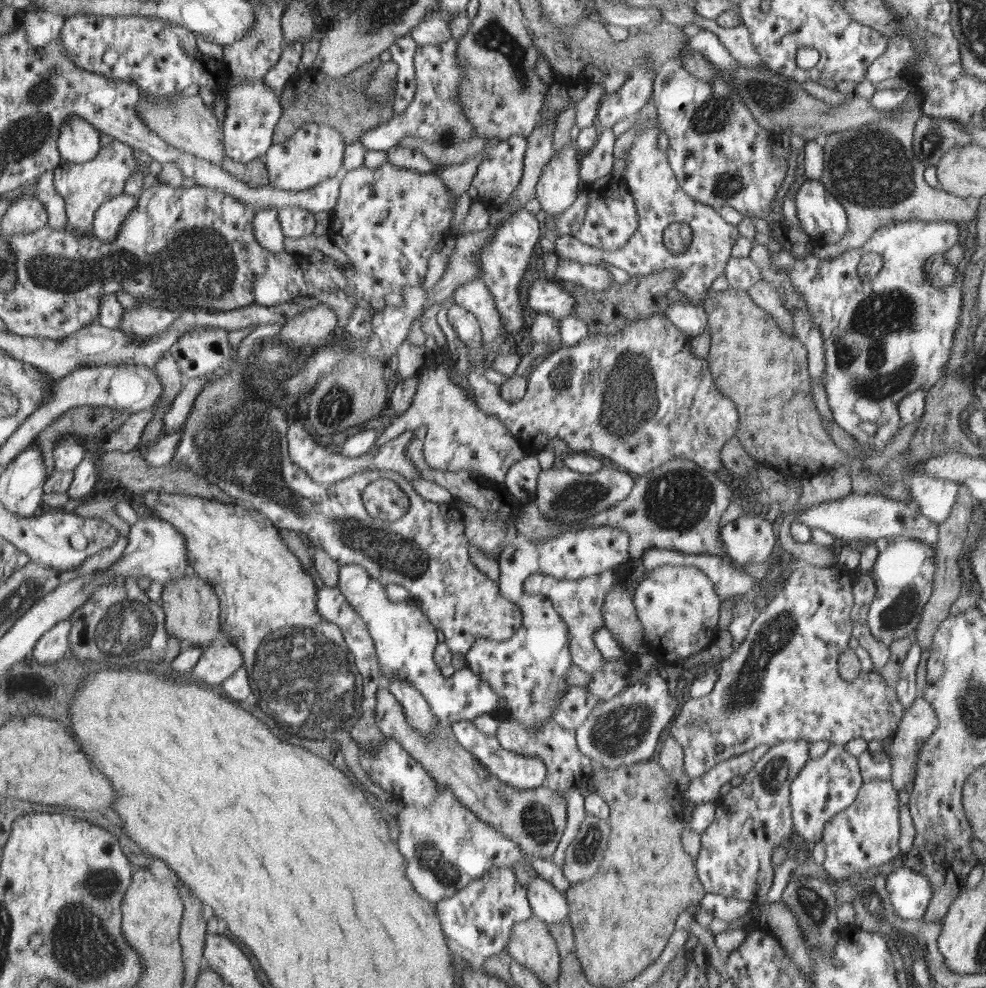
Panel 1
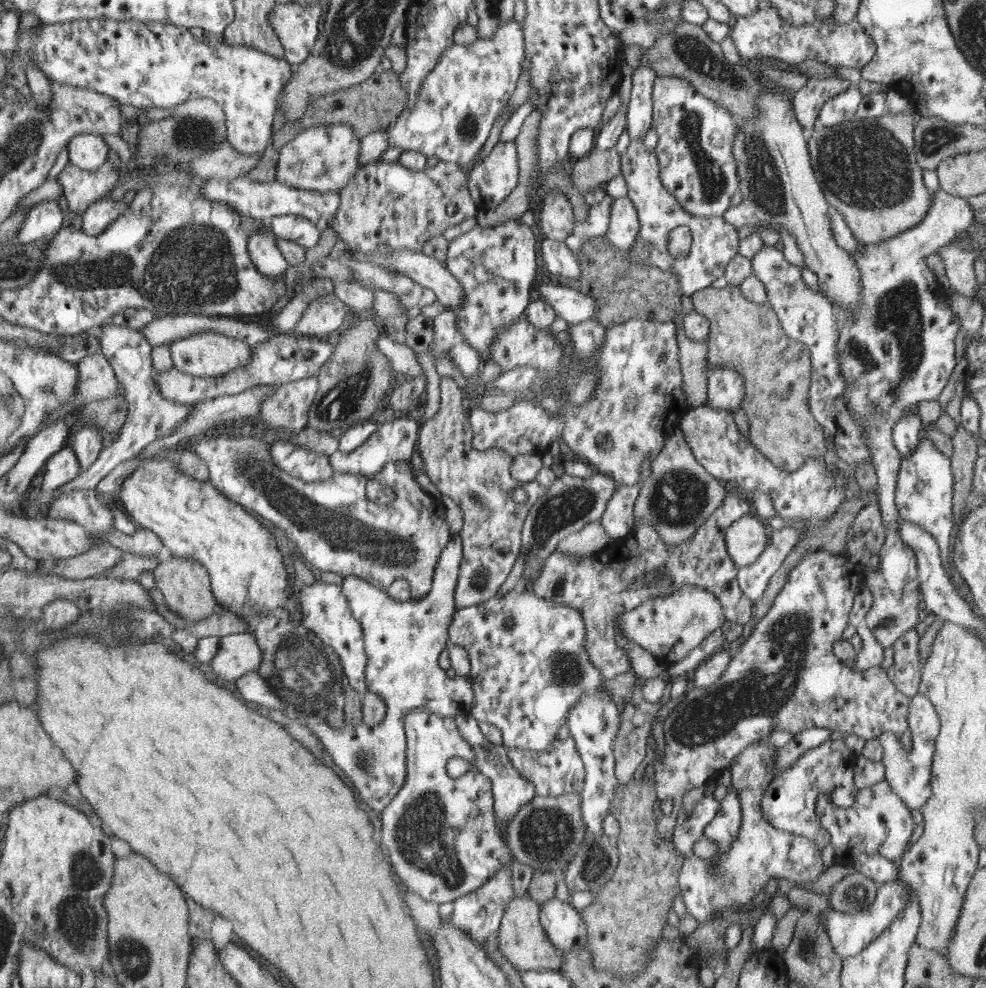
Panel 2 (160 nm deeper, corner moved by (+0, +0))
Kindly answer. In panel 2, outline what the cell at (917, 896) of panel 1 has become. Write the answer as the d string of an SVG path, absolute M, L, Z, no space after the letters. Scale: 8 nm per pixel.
M898 879L884 883L878 886L875 896L875 901L866 908L865 913L839 913L832 909L826 911L821 916L821 924L825 926L825 931L828 933L830 944L833 951L841 958L842 961L848 957L854 957L863 948L866 948L892 921L895 920L897 914L905 909L909 901L910 887Z

